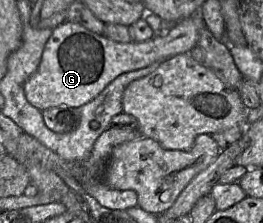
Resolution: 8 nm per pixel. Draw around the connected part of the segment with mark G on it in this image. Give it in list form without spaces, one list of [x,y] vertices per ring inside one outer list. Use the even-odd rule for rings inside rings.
[[[192,17],[171,25],[164,35],[144,41],[116,42],[80,24],[65,21],[52,30],[37,71],[24,83],[28,102],[39,110],[55,106],[80,107],[93,100],[117,76],[138,70],[177,54],[189,53],[198,42],[199,33]]]

